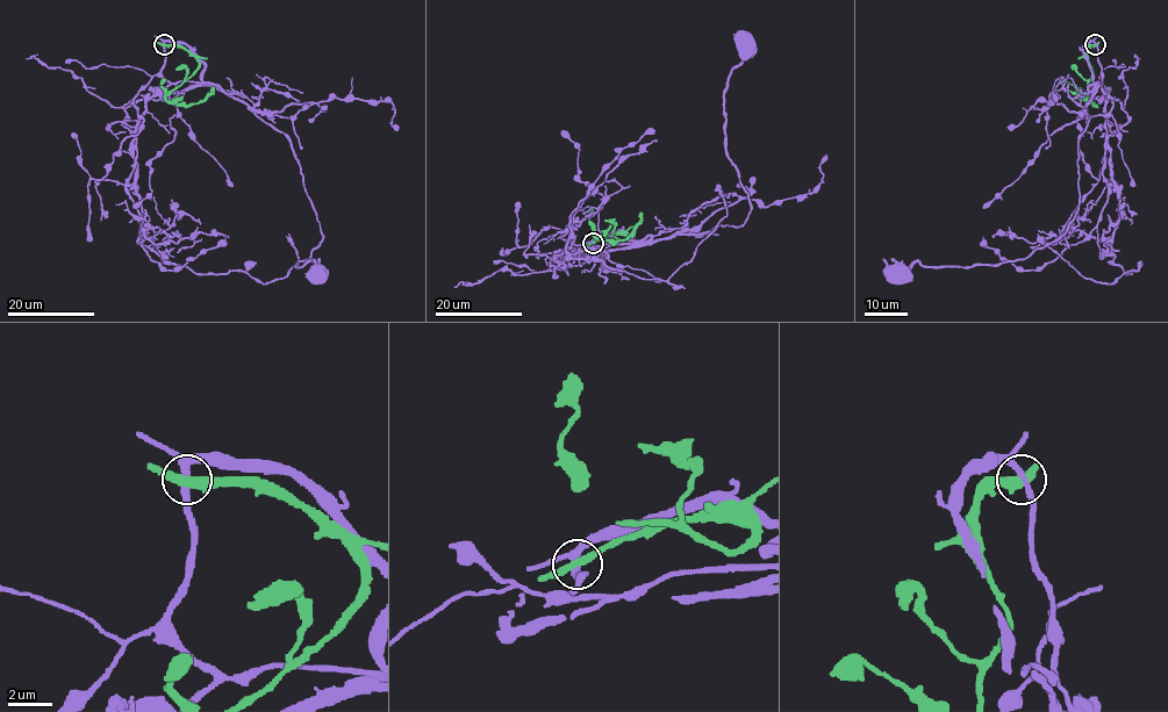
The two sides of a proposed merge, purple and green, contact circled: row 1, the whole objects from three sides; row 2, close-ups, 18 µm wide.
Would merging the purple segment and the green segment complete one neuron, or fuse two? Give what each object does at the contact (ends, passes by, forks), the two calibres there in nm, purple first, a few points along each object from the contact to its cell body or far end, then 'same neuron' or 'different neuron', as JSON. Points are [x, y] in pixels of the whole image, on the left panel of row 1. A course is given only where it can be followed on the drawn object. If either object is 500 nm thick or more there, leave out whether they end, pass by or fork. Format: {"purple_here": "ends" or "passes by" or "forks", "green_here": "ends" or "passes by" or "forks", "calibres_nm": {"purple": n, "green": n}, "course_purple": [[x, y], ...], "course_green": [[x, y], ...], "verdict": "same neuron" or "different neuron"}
{"purple_here": "passes by", "green_here": "passes by", "calibres_nm": {"purple": 260, "green": 360}, "course_purple": [[164, 45], [183, 43], [205, 81], [287, 139], [320, 224], [322, 239], [295, 266], [312, 260], [313, 274]], "course_green": [[164, 45], [184, 48], [198, 62], [194, 72], [165, 96], [167, 101], [195, 103], [213, 87]], "verdict": "different neuron"}

